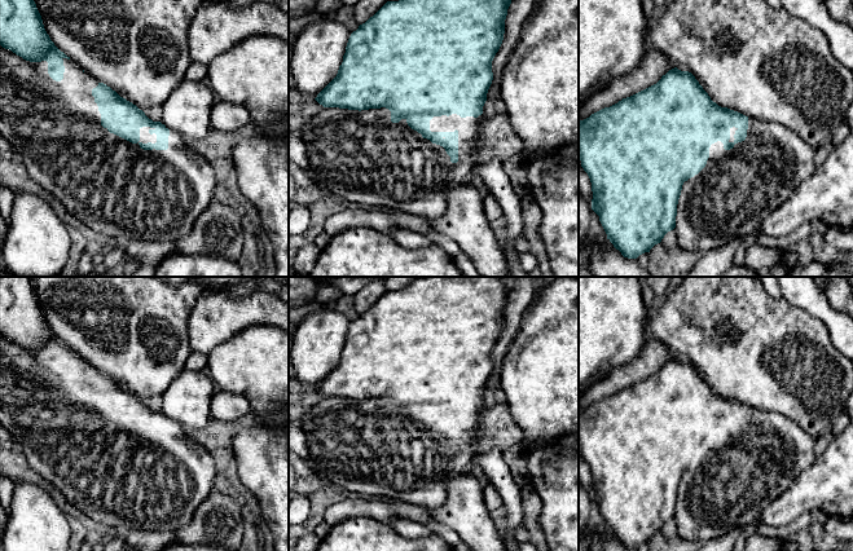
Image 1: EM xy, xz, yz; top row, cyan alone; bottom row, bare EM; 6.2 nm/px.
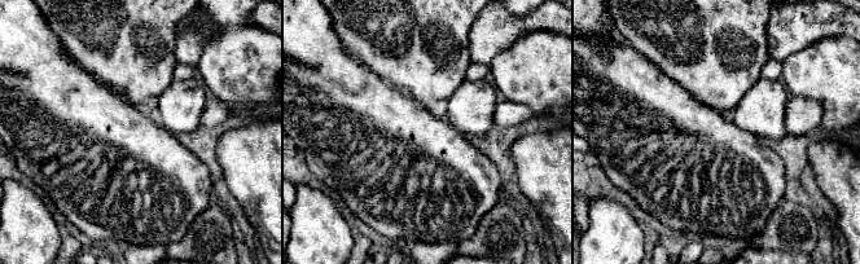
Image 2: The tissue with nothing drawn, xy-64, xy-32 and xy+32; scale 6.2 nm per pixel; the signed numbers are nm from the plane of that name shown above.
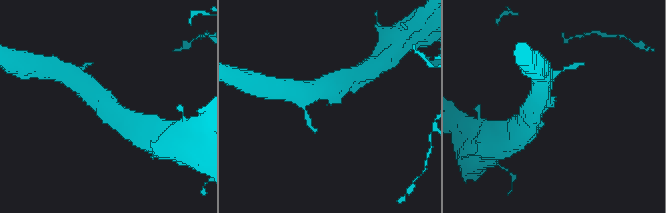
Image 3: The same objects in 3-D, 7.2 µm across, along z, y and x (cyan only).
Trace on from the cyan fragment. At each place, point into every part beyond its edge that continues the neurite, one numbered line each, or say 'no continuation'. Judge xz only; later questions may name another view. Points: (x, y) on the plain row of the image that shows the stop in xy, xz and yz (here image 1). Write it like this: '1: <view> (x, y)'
1: xz (361, 446)

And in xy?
1: xy (113, 476)

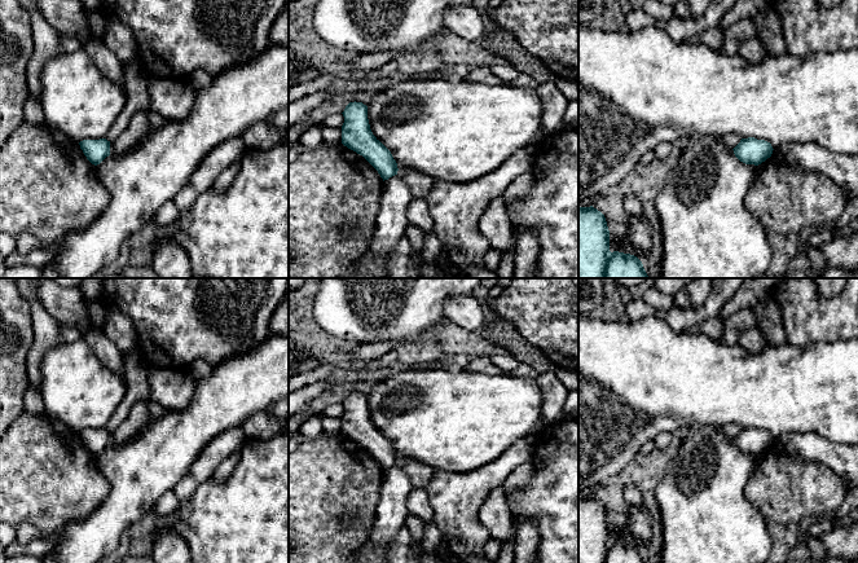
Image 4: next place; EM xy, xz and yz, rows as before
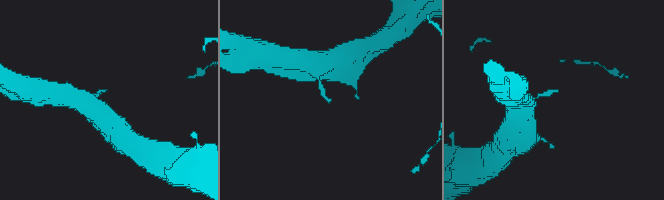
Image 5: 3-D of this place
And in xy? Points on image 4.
no continuation

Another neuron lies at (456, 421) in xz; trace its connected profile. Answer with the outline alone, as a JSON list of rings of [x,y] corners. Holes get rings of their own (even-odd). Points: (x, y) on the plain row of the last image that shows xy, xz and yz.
[[[399,368],[392,377],[373,382],[368,395],[370,419],[391,441],[399,459],[414,459],[453,472],[474,471],[498,458],[516,441],[536,439],[545,428],[541,425],[542,403],[536,379],[443,368]]]

